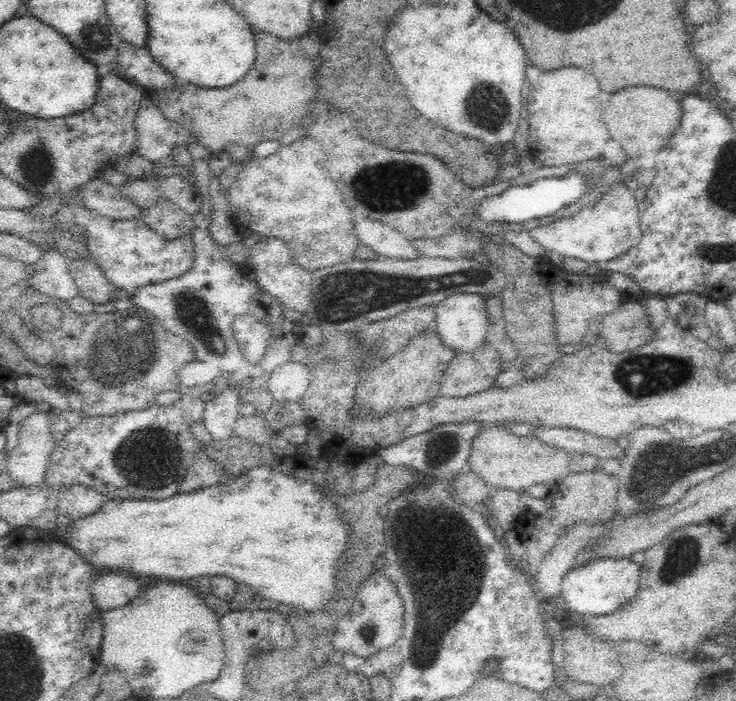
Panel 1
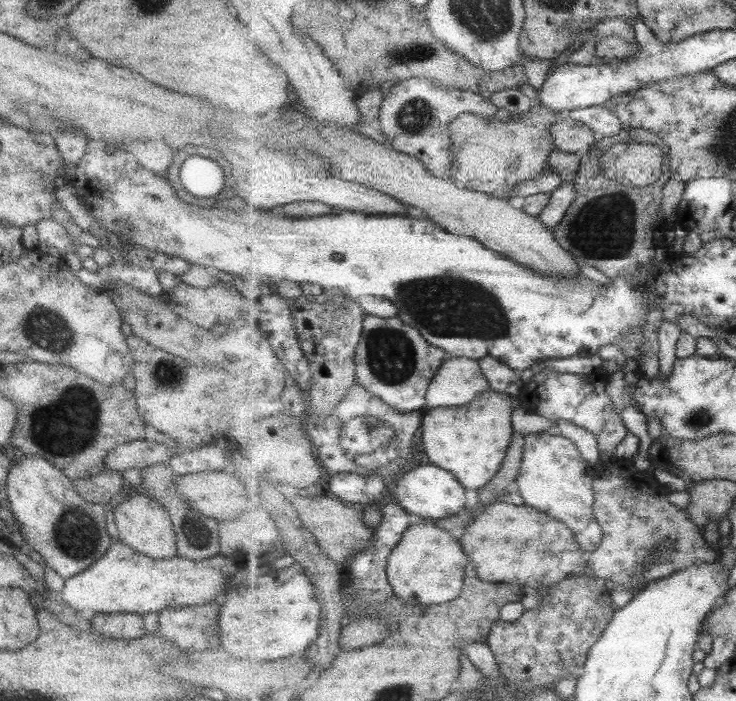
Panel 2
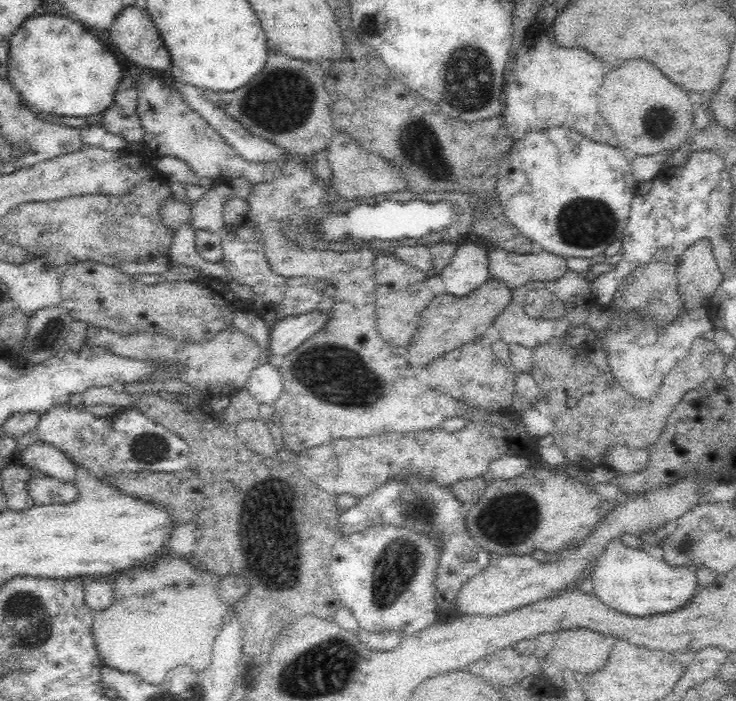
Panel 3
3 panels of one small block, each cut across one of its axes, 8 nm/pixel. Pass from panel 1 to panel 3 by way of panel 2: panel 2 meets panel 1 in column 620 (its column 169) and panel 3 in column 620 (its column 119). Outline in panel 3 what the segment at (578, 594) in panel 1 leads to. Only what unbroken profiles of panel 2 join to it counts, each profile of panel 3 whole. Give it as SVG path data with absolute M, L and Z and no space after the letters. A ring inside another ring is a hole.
M612 540L601 558L596 560L592 565L588 577L591 578L593 584L592 593L595 594L600 602L603 602L607 607L613 608L621 613L626 613L632 616L652 616L655 614L670 612L671 610L683 607L693 596L698 592L696 590L696 574L688 567L672 568L668 567L664 560L656 560L642 549L633 549L624 545L621 540Z

